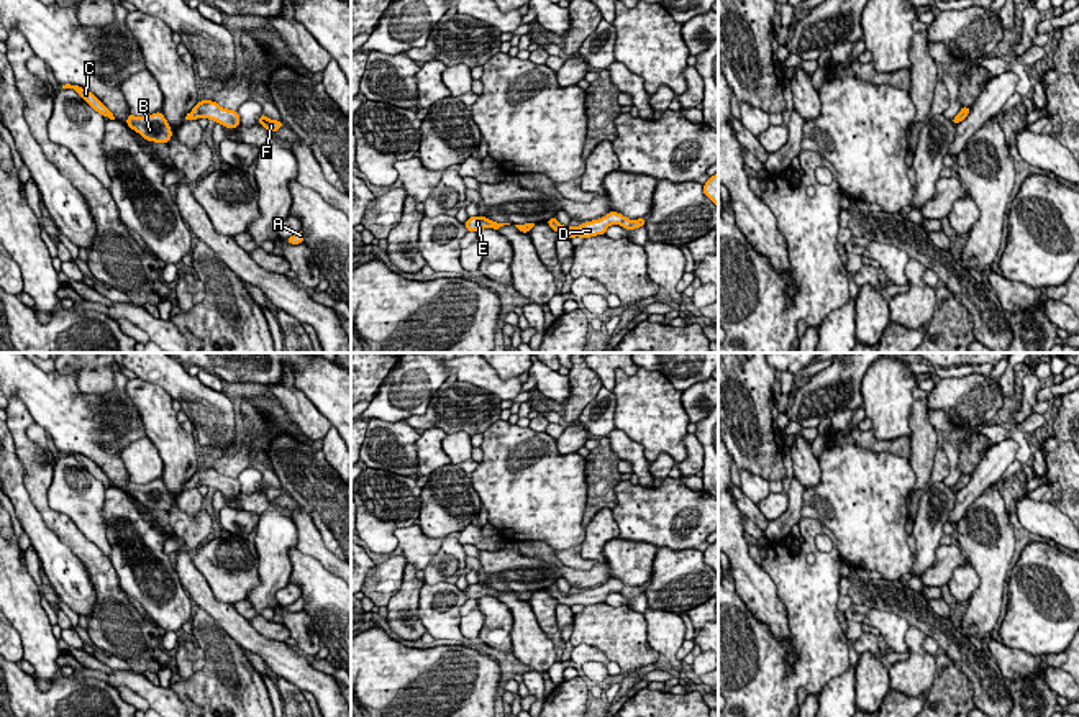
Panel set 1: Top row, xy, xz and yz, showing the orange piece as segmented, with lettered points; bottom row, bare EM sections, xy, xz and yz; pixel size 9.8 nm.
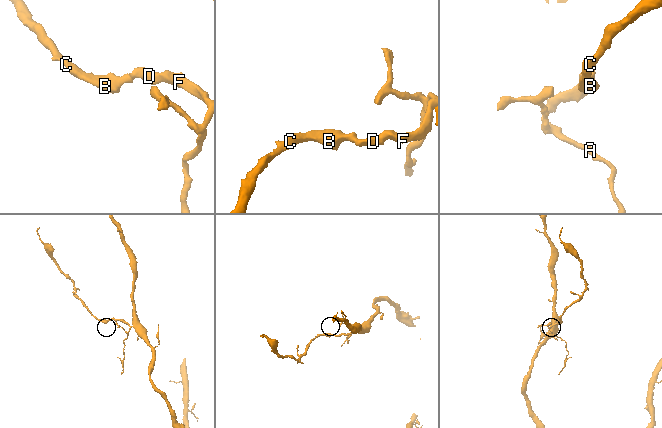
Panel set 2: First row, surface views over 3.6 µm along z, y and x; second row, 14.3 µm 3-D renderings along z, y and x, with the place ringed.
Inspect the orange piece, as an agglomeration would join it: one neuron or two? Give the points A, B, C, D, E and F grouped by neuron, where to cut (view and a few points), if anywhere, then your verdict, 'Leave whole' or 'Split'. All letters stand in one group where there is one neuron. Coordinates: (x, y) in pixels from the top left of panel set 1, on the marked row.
Groups: A B C D E F. No split. Leave whole

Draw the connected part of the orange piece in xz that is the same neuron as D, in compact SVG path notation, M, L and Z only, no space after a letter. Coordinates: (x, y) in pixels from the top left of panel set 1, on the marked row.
M608 212L605 217L599 218L599 220L592 220L592 221L584 221L579 226L562 226L556 217L546 220L546 223L558 231L561 236L566 238L590 238L590 236L597 236L597 235L605 235L607 228L610 225L620 225L623 228L626 228L628 231L644 226L646 225L646 218L638 218L638 220L630 220L625 218L621 213L618 212Z

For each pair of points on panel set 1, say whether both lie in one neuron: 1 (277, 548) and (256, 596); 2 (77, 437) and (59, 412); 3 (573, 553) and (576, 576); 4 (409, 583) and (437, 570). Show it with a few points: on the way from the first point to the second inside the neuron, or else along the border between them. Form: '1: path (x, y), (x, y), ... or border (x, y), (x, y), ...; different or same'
1: path (274, 560), (274, 576), (268, 584); same
2: path (77, 430), (66, 419); same
3: border (555, 552), (573, 568), (589, 570), (596, 563); different
4: border (422, 570), (425, 583); different

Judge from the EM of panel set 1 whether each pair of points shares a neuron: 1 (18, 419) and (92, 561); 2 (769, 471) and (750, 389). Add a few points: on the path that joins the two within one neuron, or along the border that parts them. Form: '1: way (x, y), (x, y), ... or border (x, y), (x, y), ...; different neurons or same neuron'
1: way (31, 455), (38, 465), (40, 501), (61, 525); same neuron
2: way (761, 452), (750, 433), (750, 409); same neuron

